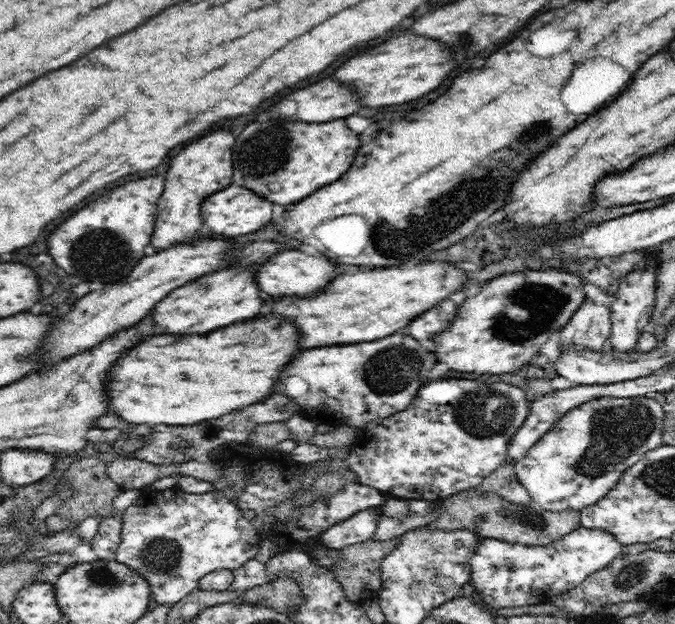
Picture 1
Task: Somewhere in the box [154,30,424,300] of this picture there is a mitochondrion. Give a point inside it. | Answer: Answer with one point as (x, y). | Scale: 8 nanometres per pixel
(272, 162)

